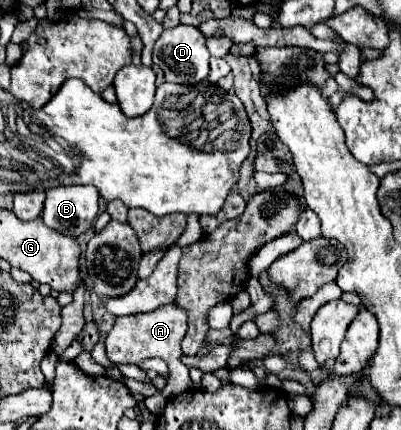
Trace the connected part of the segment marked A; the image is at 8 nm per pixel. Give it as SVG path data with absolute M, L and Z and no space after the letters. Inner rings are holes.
M176 303L158 307L156 311L148 311L144 315L126 315L126 317L116 317L112 331L106 335L106 355L112 363L120 365L120 363L138 363L150 357L160 357L166 361L168 365L169 378L164 387L162 394L170 399L188 391L188 387L192 387L192 379L188 373L188 367L182 365L180 355L180 343L184 339L184 331L186 331L186 315L184 311L180 311L180 307L176 307Z

